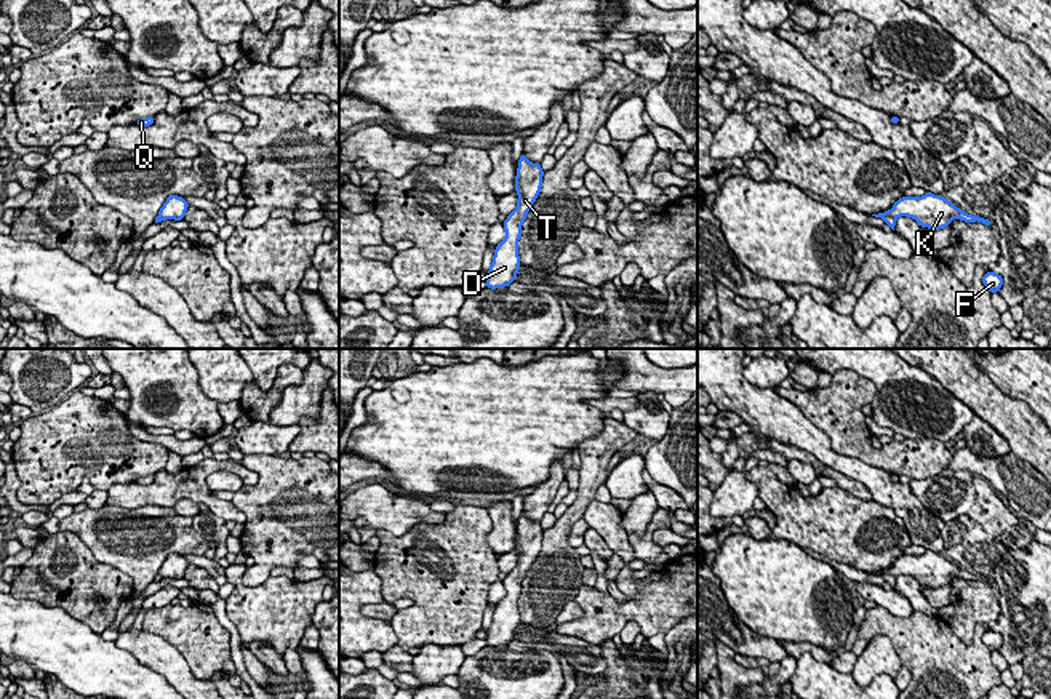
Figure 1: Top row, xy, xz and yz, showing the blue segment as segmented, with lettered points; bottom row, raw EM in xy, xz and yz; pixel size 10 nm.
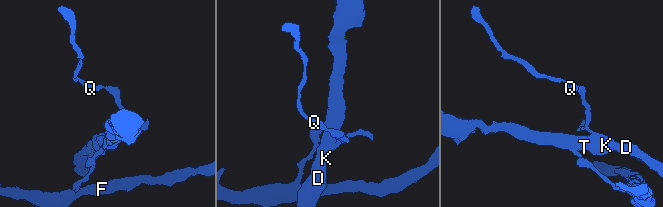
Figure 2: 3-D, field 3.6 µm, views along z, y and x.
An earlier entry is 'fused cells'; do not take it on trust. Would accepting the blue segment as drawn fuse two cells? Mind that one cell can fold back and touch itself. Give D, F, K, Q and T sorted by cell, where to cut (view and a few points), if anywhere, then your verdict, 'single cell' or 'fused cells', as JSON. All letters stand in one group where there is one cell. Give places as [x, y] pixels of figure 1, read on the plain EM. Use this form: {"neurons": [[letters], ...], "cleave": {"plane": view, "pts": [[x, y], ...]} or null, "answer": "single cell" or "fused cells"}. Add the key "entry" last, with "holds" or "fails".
{"neurons": [["D", "K", "Q", "T"], ["F"]], "cleave": {"plane": "yz", "pts": [[882, 575], [895, 578]]}, "answer": "fused cells", "entry": "holds"}

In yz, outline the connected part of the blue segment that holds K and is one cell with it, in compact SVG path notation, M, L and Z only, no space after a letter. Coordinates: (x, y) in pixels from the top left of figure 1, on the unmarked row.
M926 550L921 555L902 555L899 557L889 569L872 573L875 576L891 574L894 577L901 574L913 576L920 585L929 585L931 589L939 589L947 584L953 577L960 577L965 581L982 581L985 584L992 584L992 579L984 577L981 574L973 574L961 569L952 560L941 553L934 553Z

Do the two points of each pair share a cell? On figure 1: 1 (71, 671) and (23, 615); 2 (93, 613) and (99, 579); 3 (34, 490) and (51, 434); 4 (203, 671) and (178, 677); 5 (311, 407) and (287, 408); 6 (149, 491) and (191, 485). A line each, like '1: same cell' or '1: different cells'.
1: same cell
2: same cell
3: same cell
4: different cells
5: same cell
6: same cell

